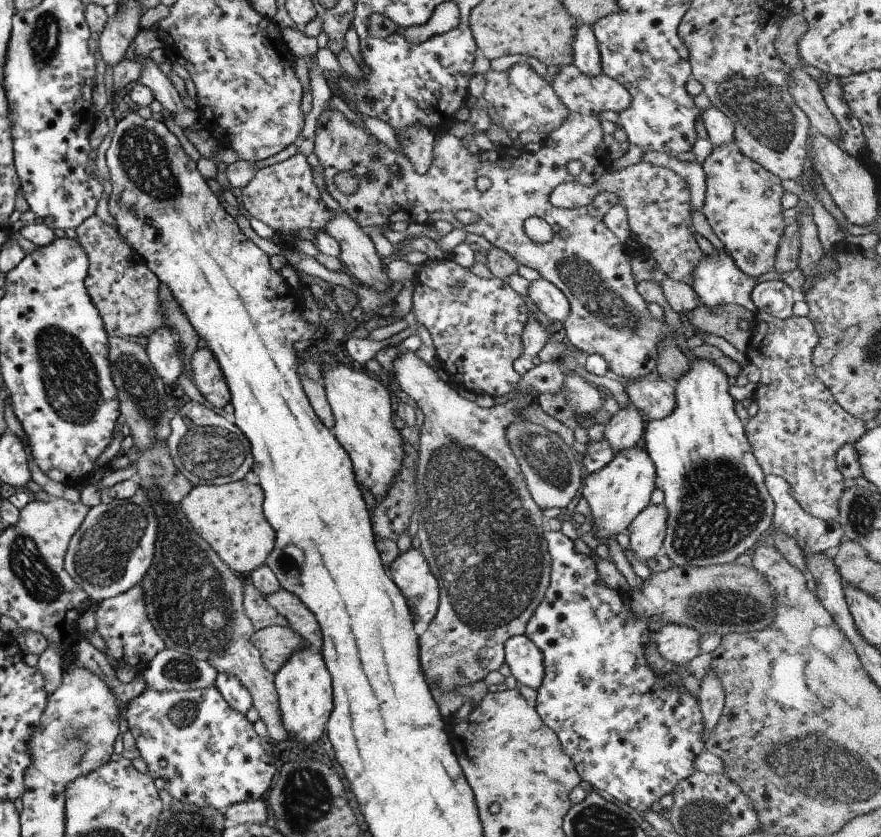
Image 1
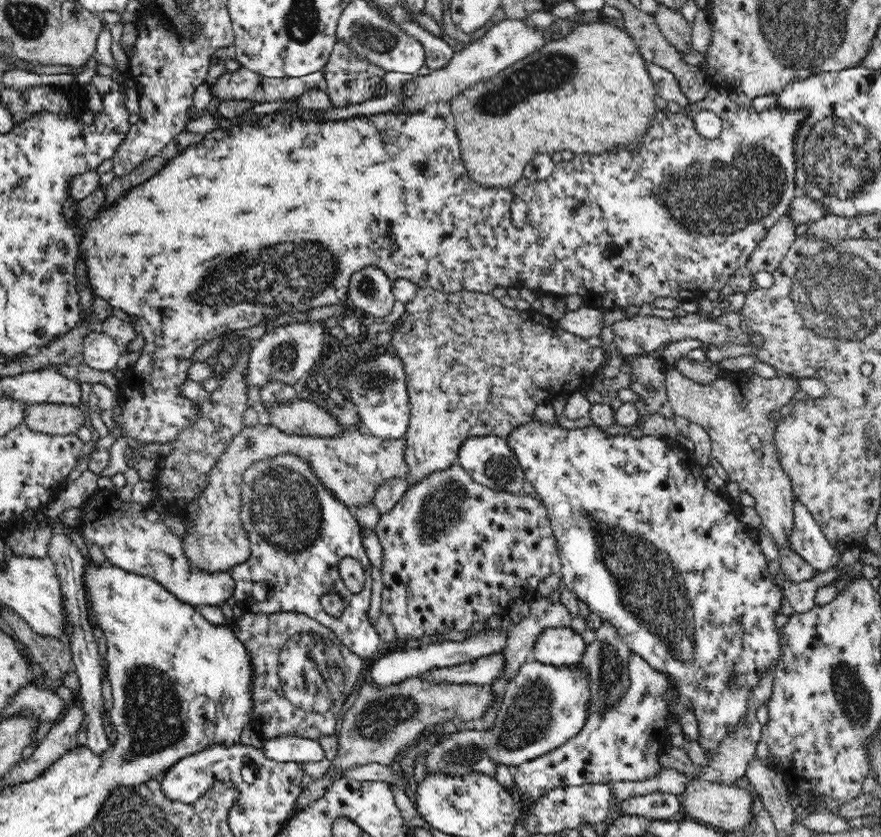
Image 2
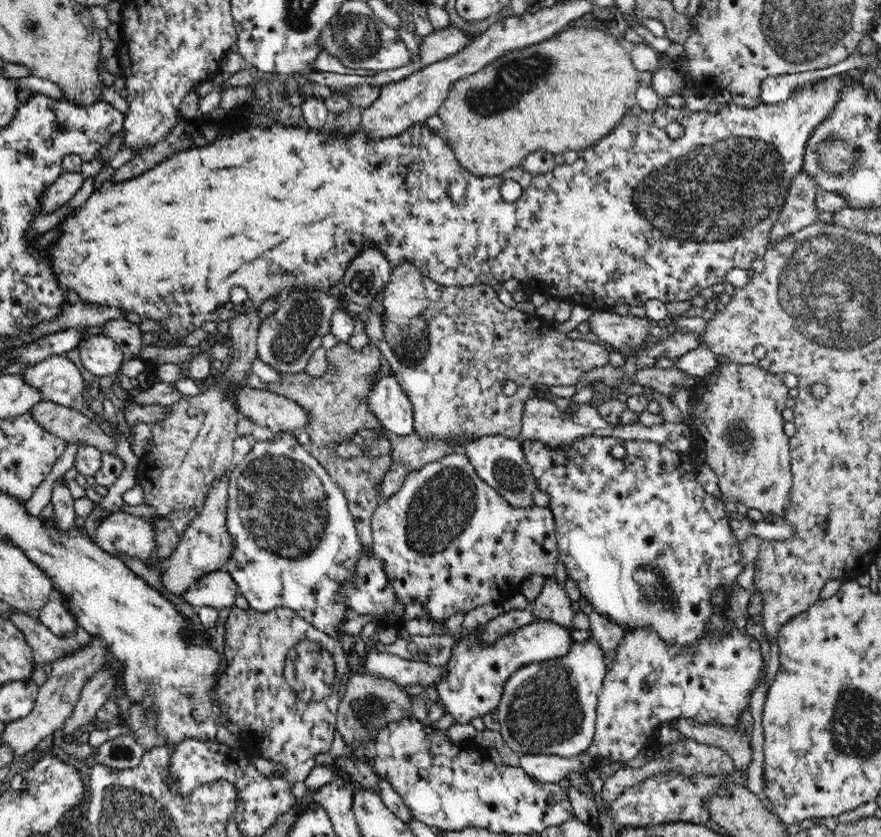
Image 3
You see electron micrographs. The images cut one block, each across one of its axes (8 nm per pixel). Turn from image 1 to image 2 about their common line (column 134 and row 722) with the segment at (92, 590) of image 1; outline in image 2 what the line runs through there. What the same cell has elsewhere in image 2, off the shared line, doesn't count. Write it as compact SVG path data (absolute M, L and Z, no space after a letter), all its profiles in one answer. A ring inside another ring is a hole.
M531 658L527 660L524 664L522 664L520 670L518 671L518 674L514 676L514 680L511 680L511 682L506 686L505 696L501 704L501 708L498 712L497 718L495 719L494 725L490 726L490 728L486 728L486 731L484 732L487 744L478 744L478 742L474 744L474 740L472 740L472 738L476 738L476 736L478 736L478 732L474 732L474 729L456 731L446 736L442 736L442 738L440 739L443 740L441 742L437 742L434 746L430 748L430 750L420 752L413 760L413 763L410 767L413 770L416 765L417 757L421 754L424 754L426 755L424 766L427 770L428 775L444 774L448 776L461 777L472 773L480 773L494 777L498 765L506 765L506 767L517 767L519 764L525 763L526 761L532 759L538 759L540 756L544 756L544 754L547 754L548 752L551 752L556 748L562 747L564 744L566 744L566 742L568 742L568 740L571 740L570 738L572 738L572 736L576 736L576 734L578 734L580 730L585 728L585 723L587 722L587 717L589 716L587 710L587 704L589 703L589 695L590 690L586 678L586 671L580 671L580 669L576 667L576 665L569 667L568 670L560 670L558 669L558 667L555 667L554 665L547 665Z

